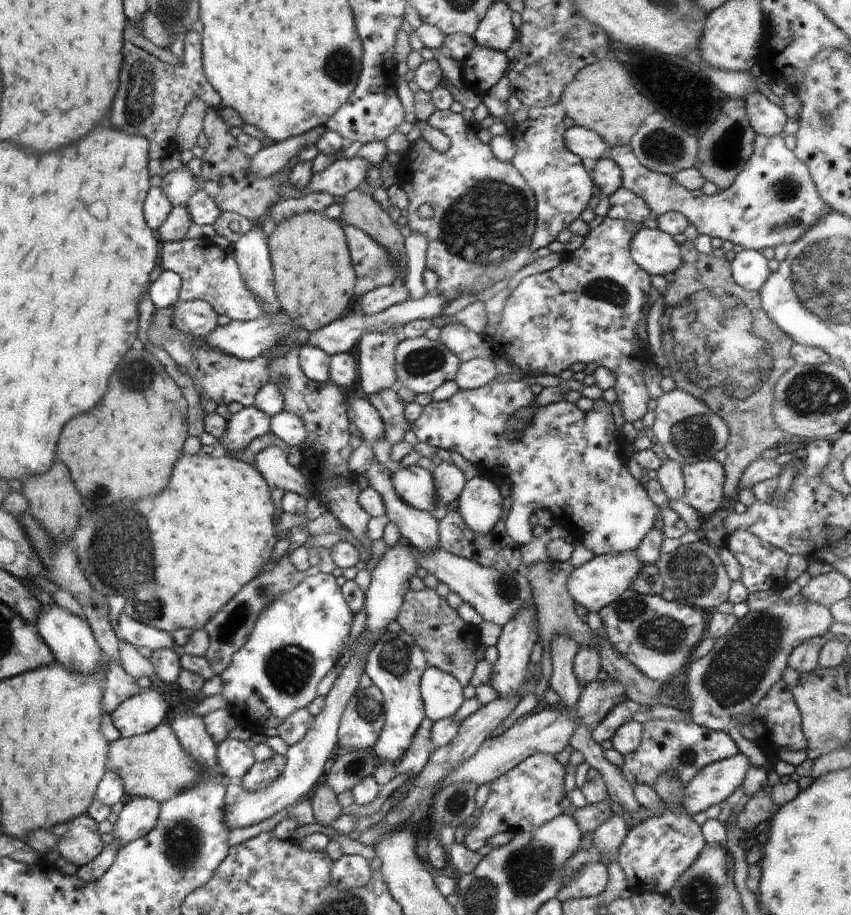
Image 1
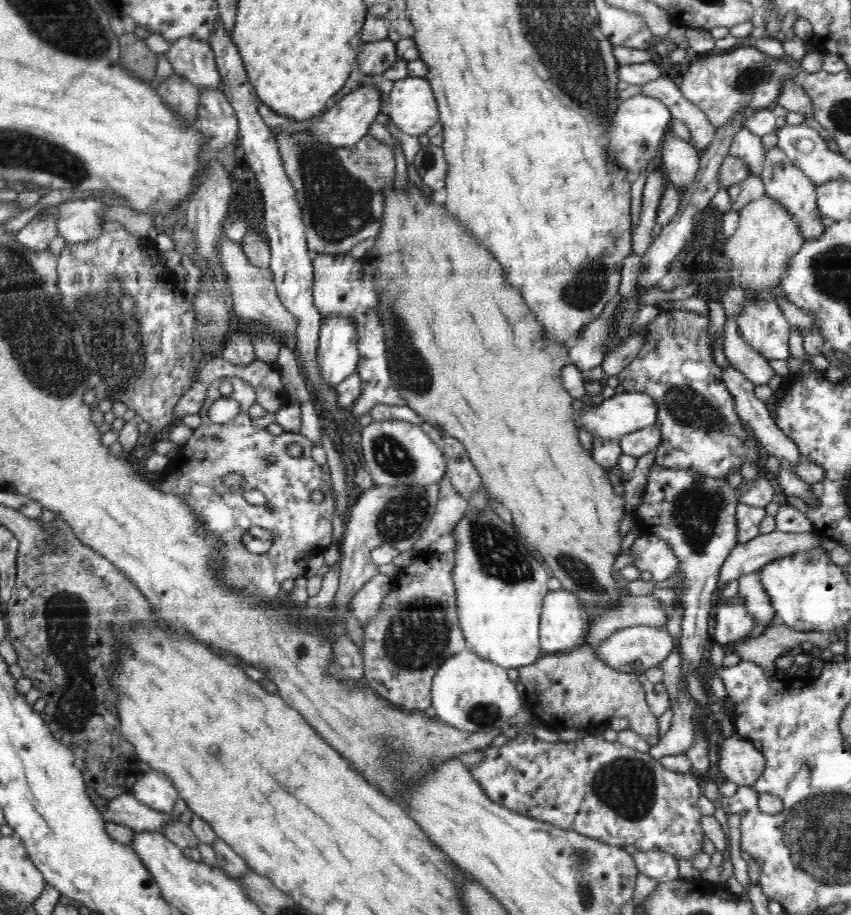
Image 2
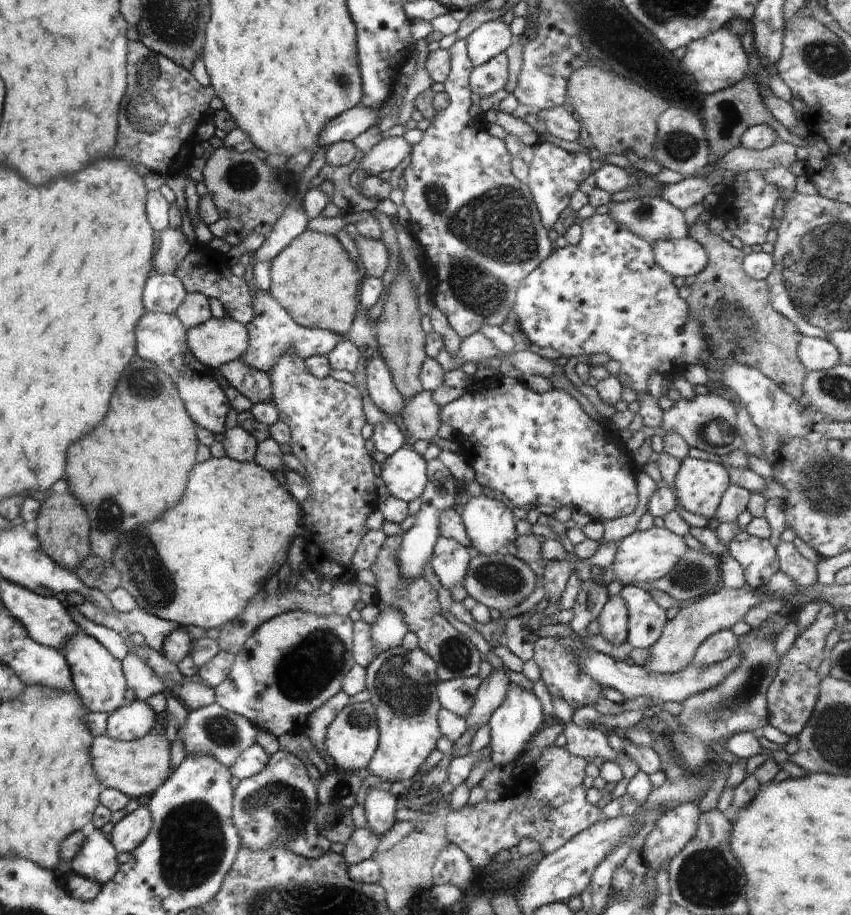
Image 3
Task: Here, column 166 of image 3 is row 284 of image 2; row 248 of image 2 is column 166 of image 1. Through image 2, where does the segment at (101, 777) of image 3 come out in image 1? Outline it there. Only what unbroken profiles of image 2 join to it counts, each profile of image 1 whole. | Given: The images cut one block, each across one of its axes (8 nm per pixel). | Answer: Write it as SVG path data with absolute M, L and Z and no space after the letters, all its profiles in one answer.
M160 723L153 731L109 742L106 768L121 779L127 798L150 797L163 803L203 775L203 767L186 754L169 724Z

